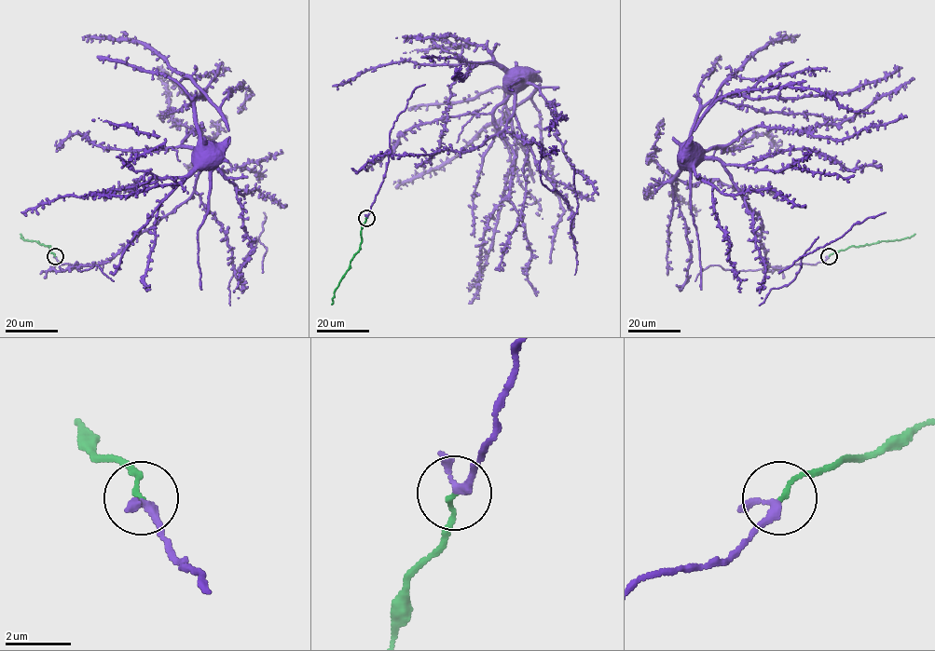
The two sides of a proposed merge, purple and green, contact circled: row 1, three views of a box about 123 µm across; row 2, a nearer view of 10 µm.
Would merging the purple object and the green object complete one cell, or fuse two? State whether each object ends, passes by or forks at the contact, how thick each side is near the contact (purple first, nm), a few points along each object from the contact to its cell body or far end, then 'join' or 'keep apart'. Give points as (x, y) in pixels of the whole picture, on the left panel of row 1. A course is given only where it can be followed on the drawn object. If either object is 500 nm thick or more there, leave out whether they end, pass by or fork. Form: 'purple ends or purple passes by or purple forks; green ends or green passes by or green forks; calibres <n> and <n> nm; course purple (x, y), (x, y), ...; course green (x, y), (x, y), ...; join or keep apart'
purple passes by; green ends; calibres 200 and 130 nm; course purple (54, 256), (61, 264), (75, 267), (107, 263), (185, 201), (201, 169), (202, 158), (196, 158), (207, 155); course green (54, 256), (49, 246), (24, 240), (20, 234); join

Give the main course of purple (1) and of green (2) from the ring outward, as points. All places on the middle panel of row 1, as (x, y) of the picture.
1: (365, 218), (391, 155), (471, 151), (503, 129), (514, 109), (514, 94), (507, 89), (507, 77), (518, 70)
2: (365, 218), (361, 231), (360, 248), (334, 291), (331, 304)

